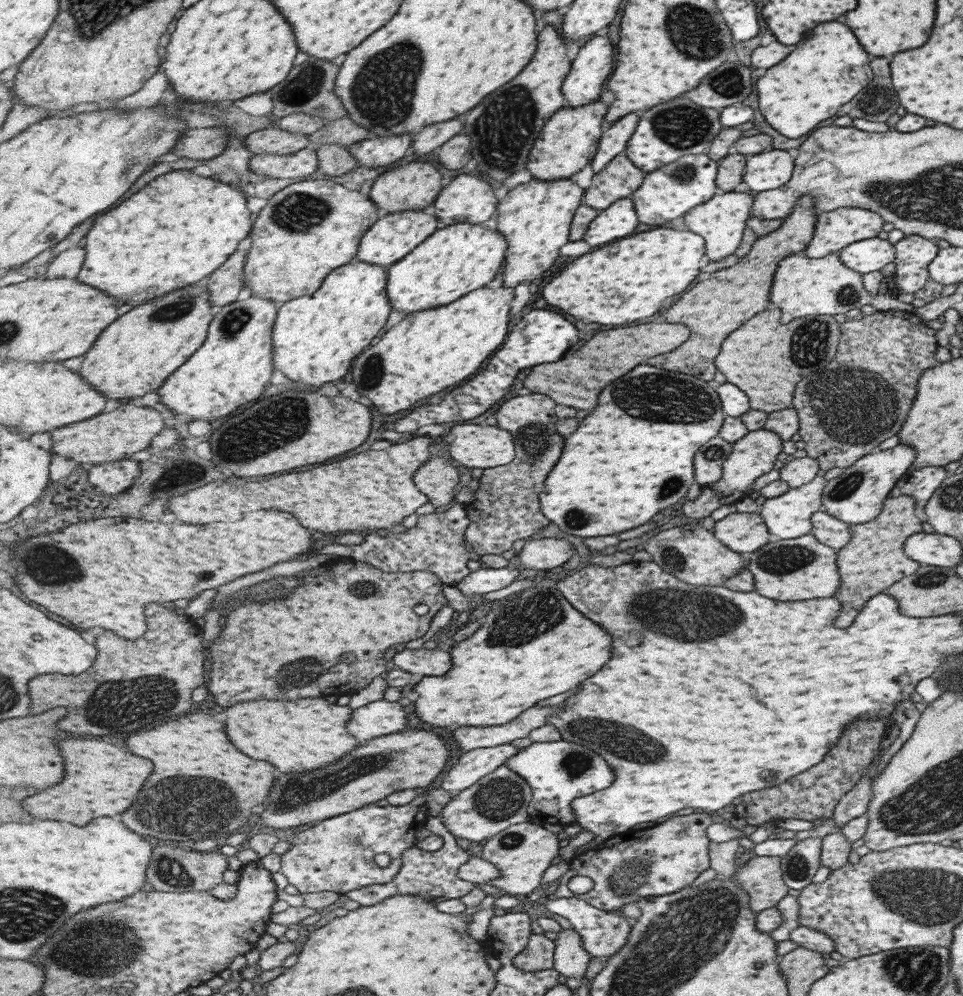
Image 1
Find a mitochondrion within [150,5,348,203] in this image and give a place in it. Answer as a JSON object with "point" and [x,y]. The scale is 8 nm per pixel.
{"point":[309,81]}

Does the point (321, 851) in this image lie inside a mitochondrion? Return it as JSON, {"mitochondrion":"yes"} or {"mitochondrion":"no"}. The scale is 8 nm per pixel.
{"mitochondrion":"no"}

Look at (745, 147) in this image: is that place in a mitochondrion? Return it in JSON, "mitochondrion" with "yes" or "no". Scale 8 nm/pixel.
{"mitochondrion":"no"}

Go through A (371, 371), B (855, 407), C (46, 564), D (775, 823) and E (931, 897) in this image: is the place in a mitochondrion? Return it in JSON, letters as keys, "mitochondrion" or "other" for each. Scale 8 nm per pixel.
{"A":"mitochondrion","B":"mitochondrion","C":"mitochondrion","D":"other","E":"mitochondrion"}

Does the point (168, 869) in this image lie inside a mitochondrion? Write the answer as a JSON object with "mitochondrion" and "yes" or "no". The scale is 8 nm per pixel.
{"mitochondrion":"yes"}

